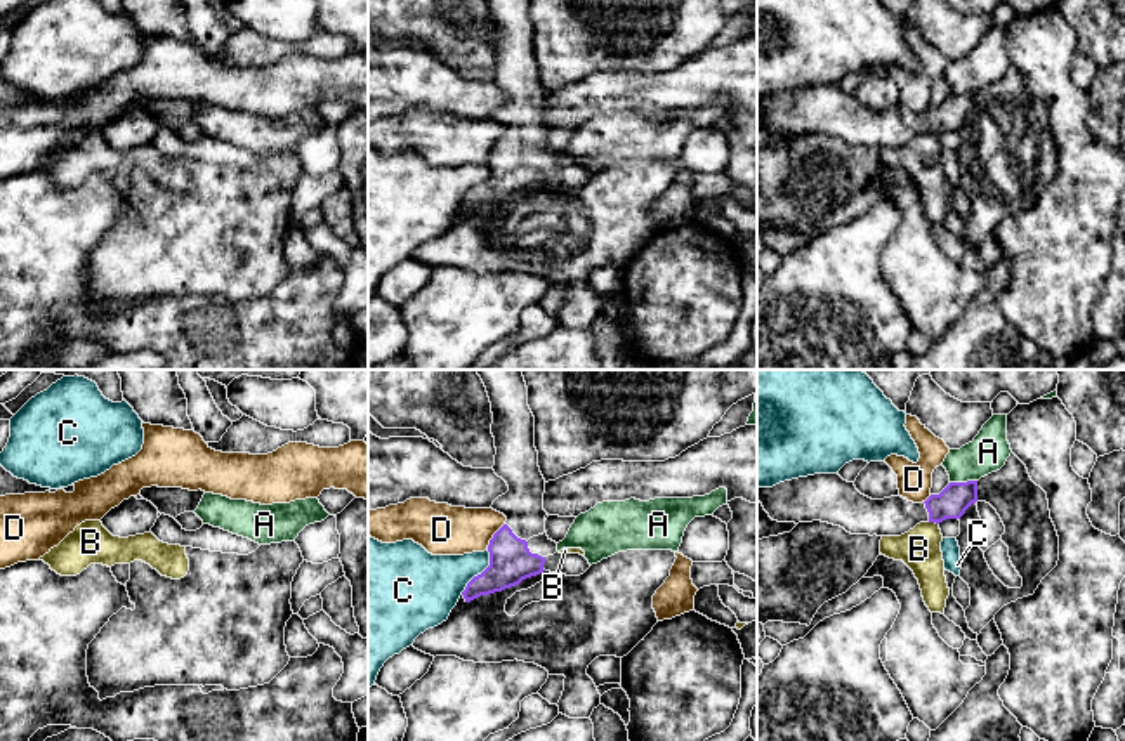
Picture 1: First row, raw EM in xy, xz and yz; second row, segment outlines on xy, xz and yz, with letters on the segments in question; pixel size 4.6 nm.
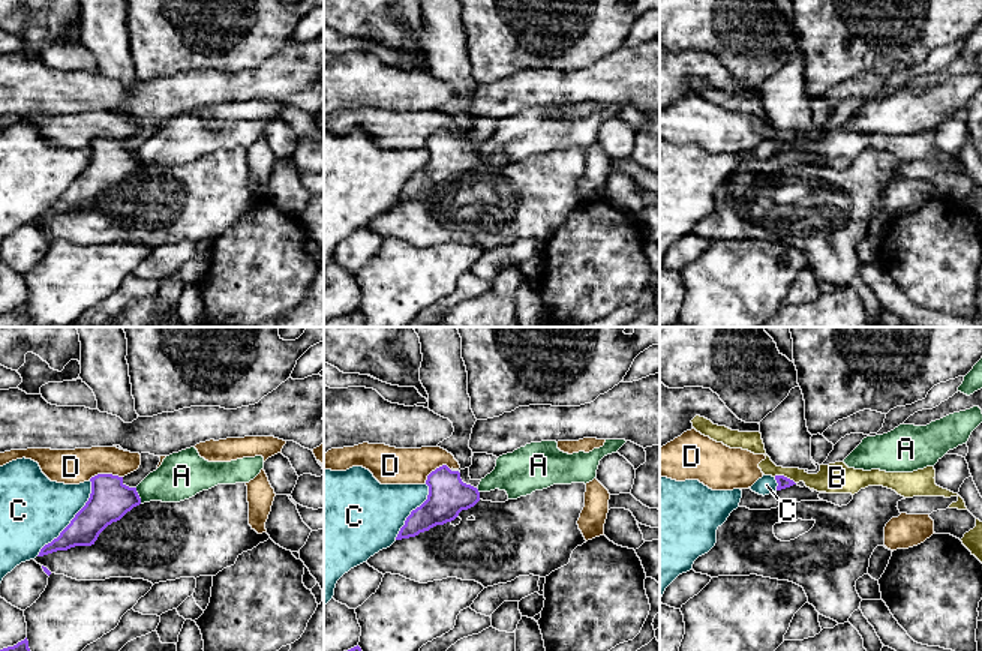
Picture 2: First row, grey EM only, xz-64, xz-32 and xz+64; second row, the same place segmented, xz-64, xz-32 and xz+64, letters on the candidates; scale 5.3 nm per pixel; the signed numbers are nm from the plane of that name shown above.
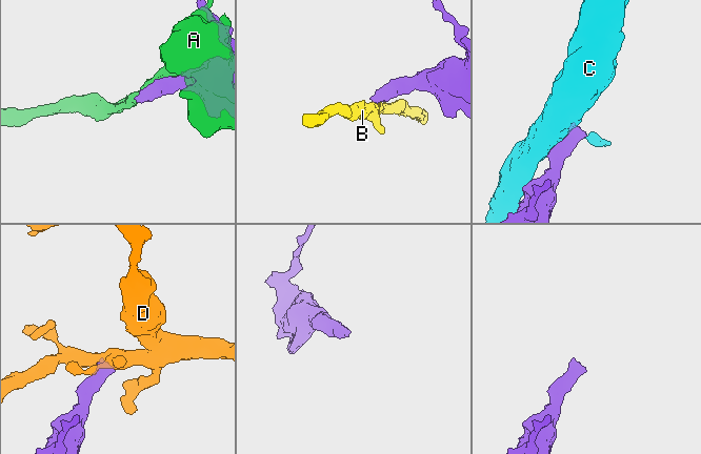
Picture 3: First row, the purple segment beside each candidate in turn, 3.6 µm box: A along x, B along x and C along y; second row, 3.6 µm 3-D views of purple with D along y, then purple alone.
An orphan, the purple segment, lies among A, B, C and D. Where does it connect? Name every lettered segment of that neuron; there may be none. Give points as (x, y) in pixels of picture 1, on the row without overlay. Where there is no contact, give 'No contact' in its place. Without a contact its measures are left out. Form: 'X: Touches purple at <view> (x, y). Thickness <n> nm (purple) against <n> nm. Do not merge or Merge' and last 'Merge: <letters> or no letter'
A: Touches purple at yz (962, 94). Thickness 150 nm (purple) against 180 nm. Do not merge
B: Touches purple at yz (934, 132). Thickness 150 nm (purple) against 190 nm. Do not merge
C: Touches purple at xz (481, 184). Thickness 200 nm (purple) against 300 nm. Do not merge
D: Touches purple at xz (493, 148). Thickness 200 nm (purple) against 240 nm. Do not merge
Merge: no letter

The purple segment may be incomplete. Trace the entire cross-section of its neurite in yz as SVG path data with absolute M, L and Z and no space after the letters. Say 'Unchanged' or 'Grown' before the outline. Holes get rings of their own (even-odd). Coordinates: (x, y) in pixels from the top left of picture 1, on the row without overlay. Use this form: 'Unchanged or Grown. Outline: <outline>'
Grown. Outline: M814 85L757 99L757 109L773 132L821 132L851 146L901 148L920 134L960 130L977 113L977 92L950 94L922 115L891 108L872 111L839 85Z

